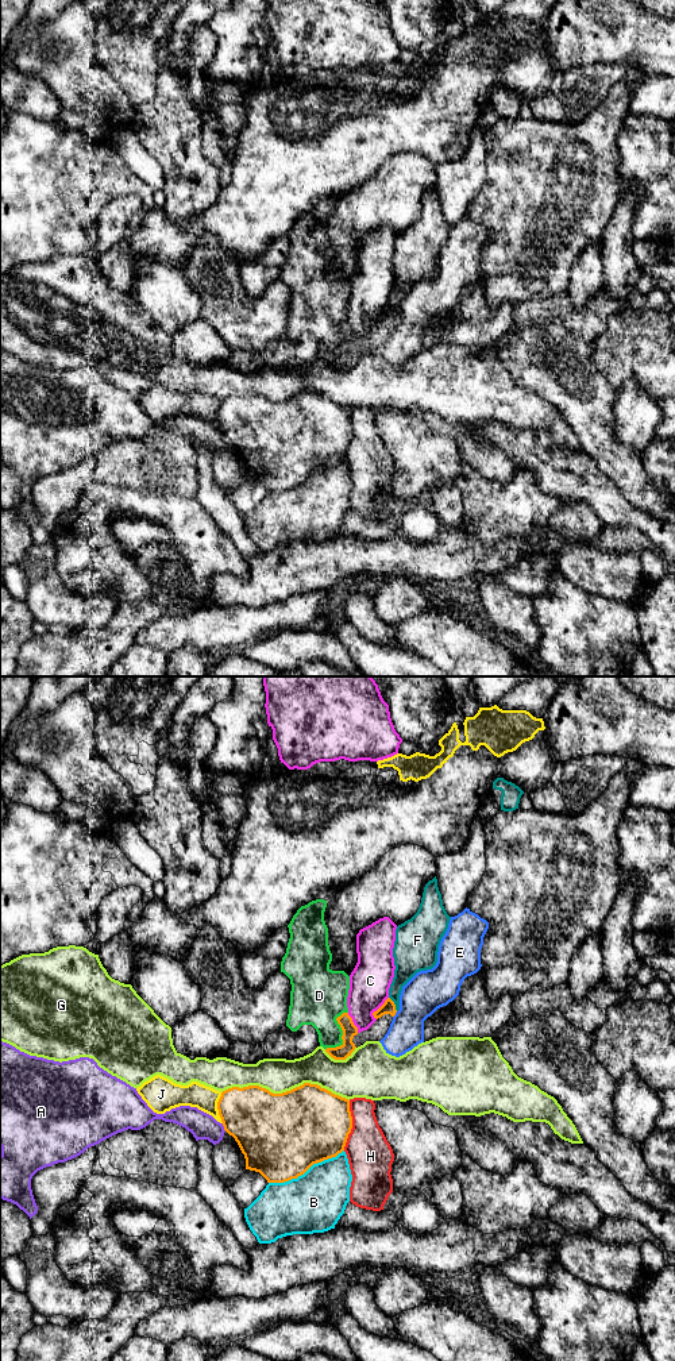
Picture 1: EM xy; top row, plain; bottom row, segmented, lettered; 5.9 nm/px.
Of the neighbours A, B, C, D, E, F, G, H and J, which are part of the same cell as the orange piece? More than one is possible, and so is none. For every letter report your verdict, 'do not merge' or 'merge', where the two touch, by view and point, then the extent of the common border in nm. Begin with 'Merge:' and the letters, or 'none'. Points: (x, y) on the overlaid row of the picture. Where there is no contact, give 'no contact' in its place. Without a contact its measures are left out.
Merge: none
A: do not merge; contact xy (224, 1128); length 50 nm
B: do not merge; contact xy (305, 1171); length 500 nm
C: do not merge; contact xy (380, 1007); length 160 nm
D: do not merge; contact xy (343, 1033); length 260 nm
E: do not merge; contact xy (394, 1014); length 50 nm
F: do not merge; contact xy (393, 1003); length 100 nm
G: do not merge; contact xy (285, 1092); length 750 nm
H: do not merge; contact xy (351, 1125); length 300 nm
J: do not merge; contact xy (218, 1107); length 180 nm

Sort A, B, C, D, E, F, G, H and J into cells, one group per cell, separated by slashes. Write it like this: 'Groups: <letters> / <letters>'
Groups: A / B / C / D / E / F / G / H / J

